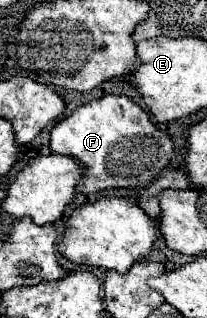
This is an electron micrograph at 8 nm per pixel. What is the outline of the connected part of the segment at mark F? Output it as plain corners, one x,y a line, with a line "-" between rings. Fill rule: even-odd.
107,94
77,108
51,130
51,150
79,160
85,166
85,176
79,182
79,192
93,194
105,188
135,188
151,182
173,160
169,154
169,134
159,130
149,114
131,98

